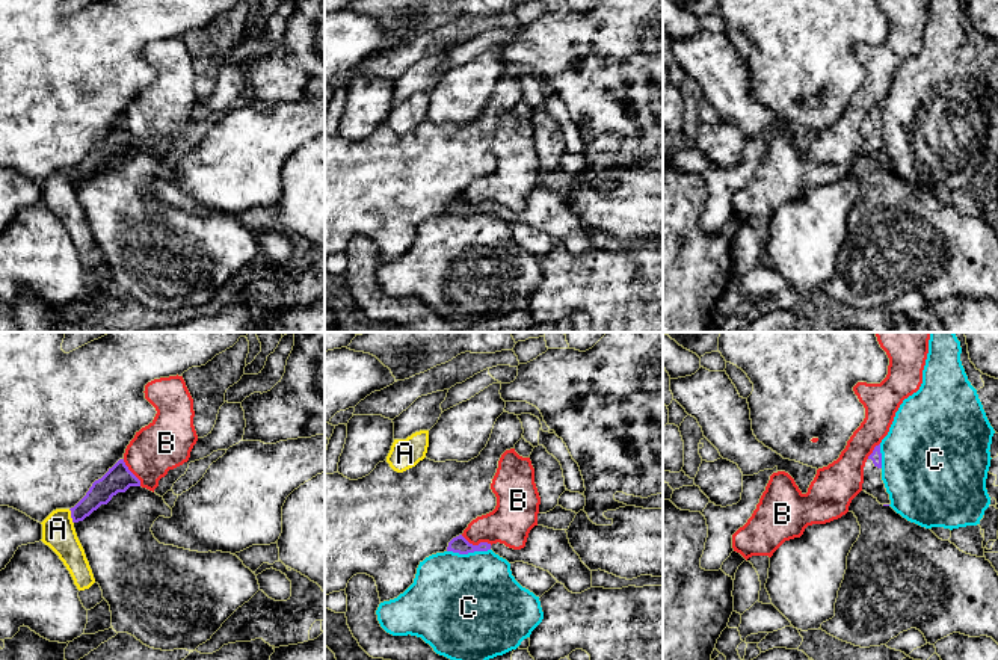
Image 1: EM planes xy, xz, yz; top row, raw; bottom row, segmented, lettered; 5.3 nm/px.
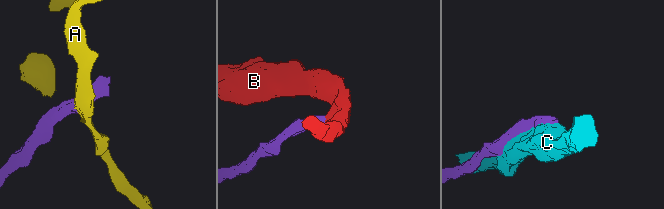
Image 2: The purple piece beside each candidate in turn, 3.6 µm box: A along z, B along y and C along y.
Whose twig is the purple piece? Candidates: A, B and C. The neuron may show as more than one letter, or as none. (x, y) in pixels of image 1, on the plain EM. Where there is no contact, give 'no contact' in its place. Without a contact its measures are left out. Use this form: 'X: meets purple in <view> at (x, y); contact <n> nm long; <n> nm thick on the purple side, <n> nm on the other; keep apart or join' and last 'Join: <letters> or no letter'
A: meets purple in xy at (71, 178); contact 80 nm long; 130 nm thick on the purple side, 180 nm on the other; keep apart
B: meets purple in xz at (476, 207); contact 180 nm long; 90 nm thick on the purple side, 220 nm on the other; keep apart
C: meets purple in xz at (468, 213); contact 240 nm long; 90 nm thick on the purple side, 480 nm on the other; keep apart
Join: no letter

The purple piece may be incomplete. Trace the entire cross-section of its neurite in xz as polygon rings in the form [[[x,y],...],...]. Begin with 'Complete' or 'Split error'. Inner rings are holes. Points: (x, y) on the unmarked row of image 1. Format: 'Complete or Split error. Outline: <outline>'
Split error. Outline: [[[534,187],[528,195],[525,208],[521,211],[509,210],[500,204],[473,207],[462,196],[453,199],[447,208],[447,213],[459,216],[488,211],[492,211],[509,225],[524,224],[548,233],[572,255],[581,255],[592,249],[592,233],[571,208],[566,192]]]

